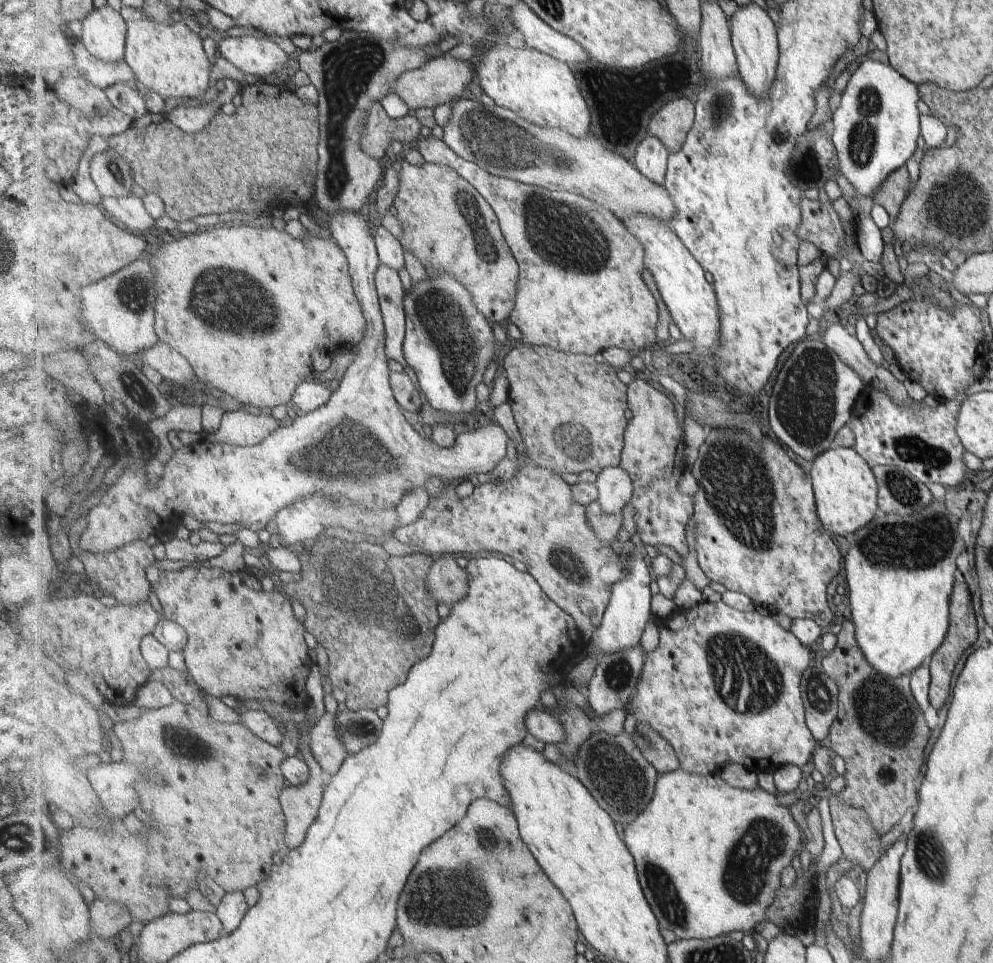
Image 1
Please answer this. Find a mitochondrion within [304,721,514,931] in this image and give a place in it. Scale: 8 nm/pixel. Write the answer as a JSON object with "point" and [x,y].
{"point":[486,839]}

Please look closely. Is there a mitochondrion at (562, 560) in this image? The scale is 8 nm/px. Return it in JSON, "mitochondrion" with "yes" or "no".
{"mitochondrion":"yes"}

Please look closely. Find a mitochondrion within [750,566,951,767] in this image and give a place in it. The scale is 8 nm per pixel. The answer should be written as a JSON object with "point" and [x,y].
{"point":[882,712]}

